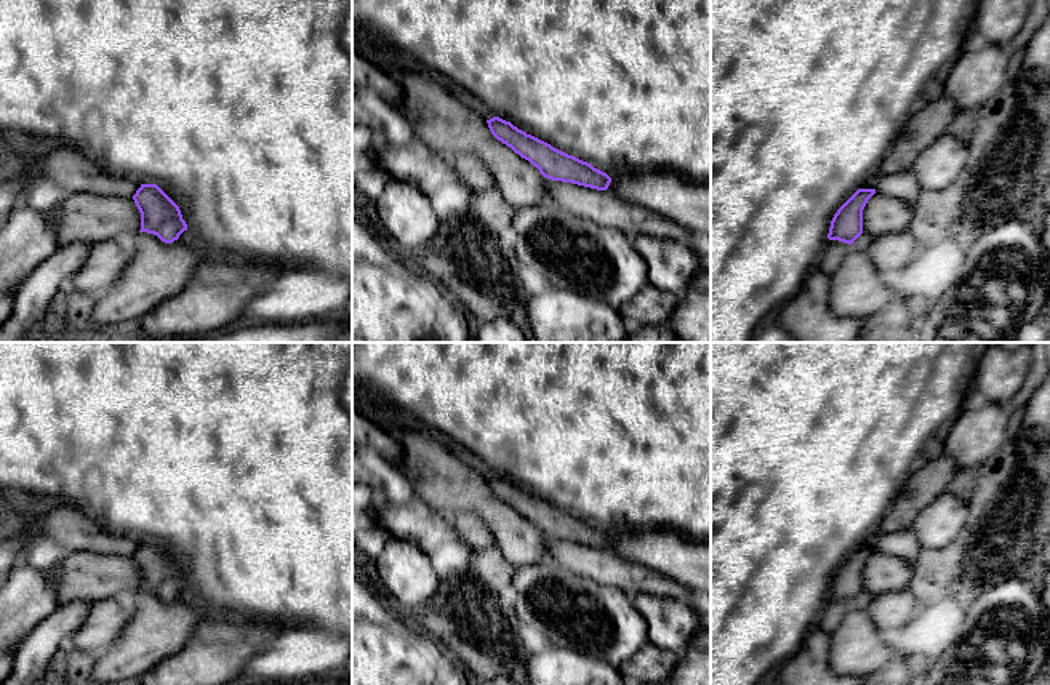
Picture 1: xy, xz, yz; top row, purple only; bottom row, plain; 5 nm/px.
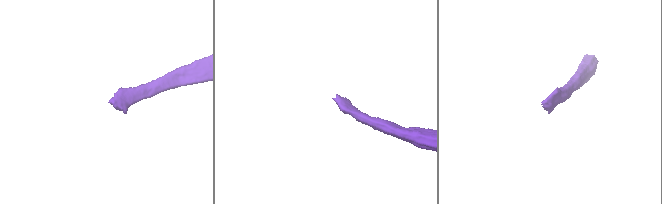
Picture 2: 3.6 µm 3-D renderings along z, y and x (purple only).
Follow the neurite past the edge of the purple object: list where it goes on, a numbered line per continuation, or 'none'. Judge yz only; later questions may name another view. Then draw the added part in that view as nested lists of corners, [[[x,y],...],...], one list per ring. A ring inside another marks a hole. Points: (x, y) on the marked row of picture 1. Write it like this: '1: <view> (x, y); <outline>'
1: yz (834, 252); [[[828,238],[828,242],[821,251],[821,256],[816,262],[816,267],[831,277],[840,267],[848,250],[850,250],[848,243]]]

